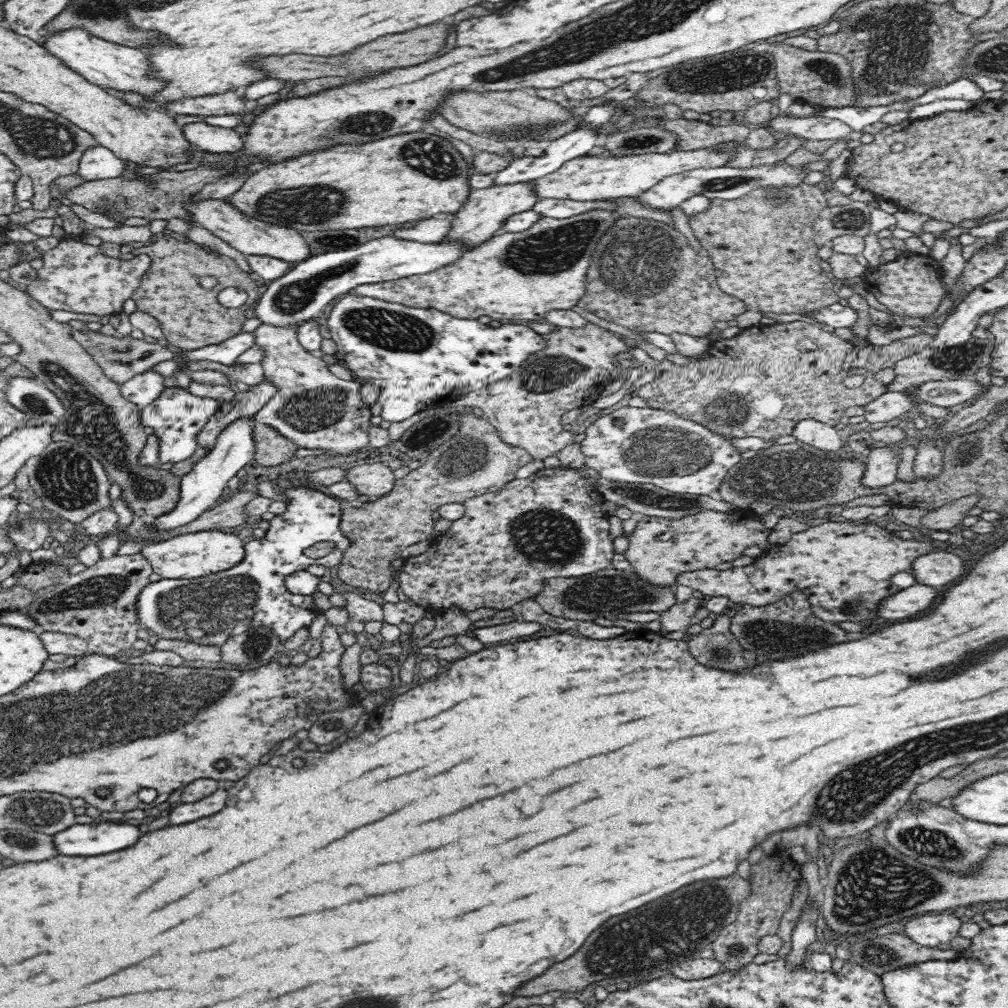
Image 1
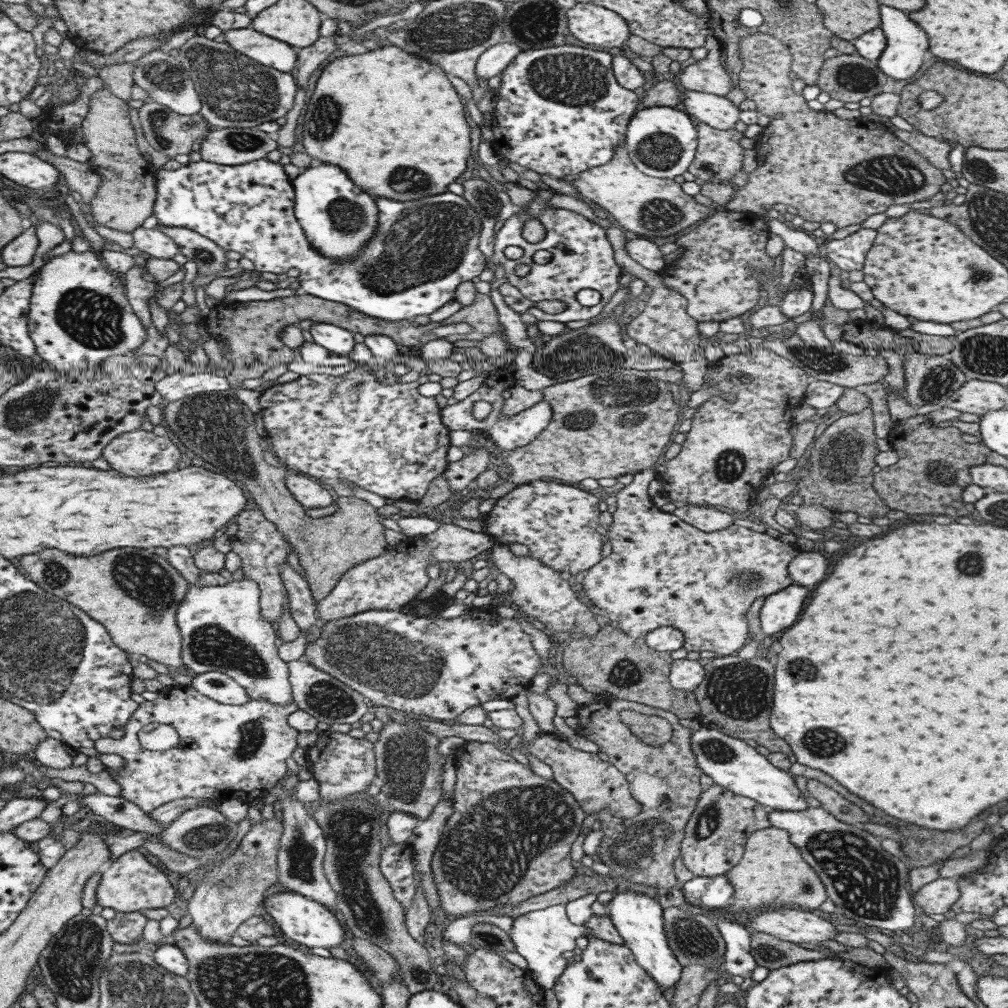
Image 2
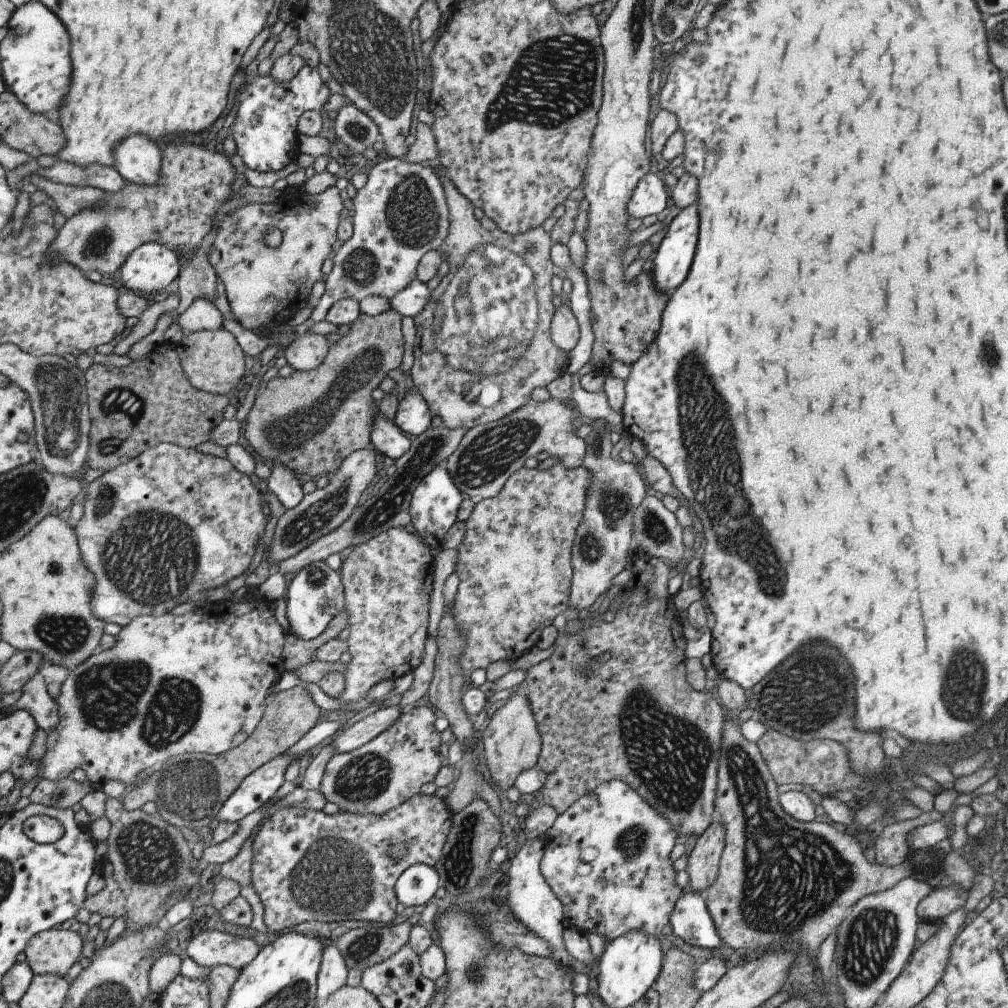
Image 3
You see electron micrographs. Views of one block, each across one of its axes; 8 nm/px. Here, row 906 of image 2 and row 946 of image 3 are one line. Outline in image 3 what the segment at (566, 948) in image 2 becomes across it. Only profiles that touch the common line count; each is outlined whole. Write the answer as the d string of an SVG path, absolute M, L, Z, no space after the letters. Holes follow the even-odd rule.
M535 838L526 840L519 852L510 860L510 865L505 871L507 876L506 903L509 912L517 922L537 938L541 938L549 946L550 958L554 963L567 966L568 952L564 949L562 930L565 922L562 915L560 902L555 898L553 892L540 873L540 860L544 853L544 840Z

